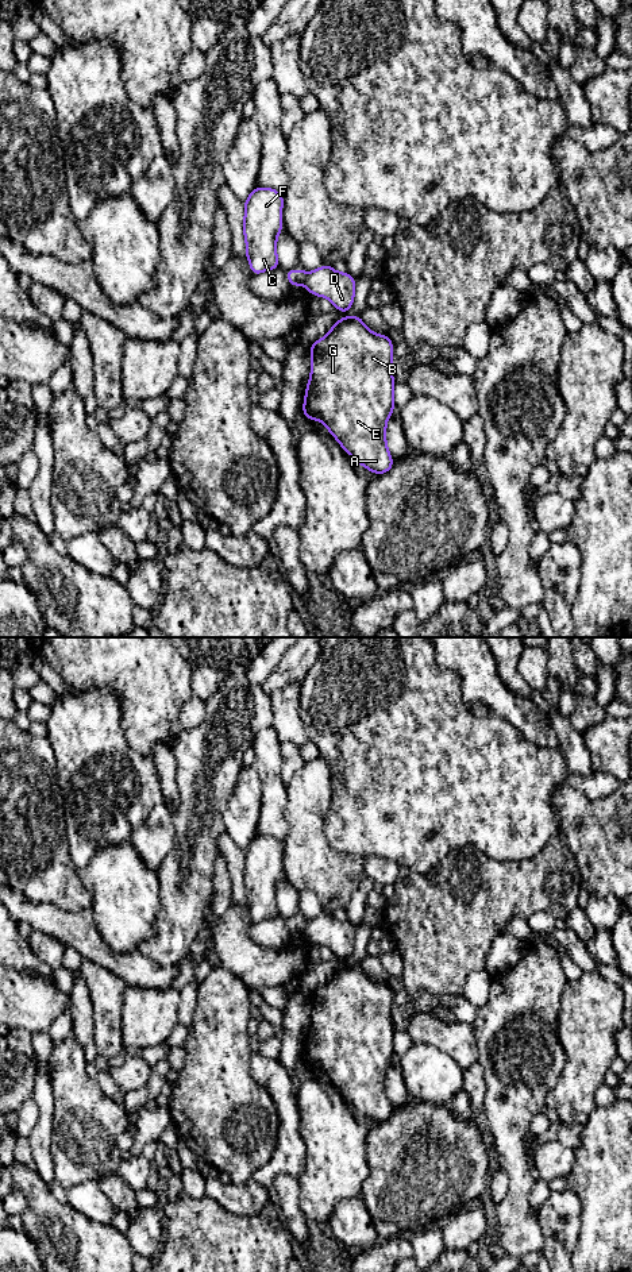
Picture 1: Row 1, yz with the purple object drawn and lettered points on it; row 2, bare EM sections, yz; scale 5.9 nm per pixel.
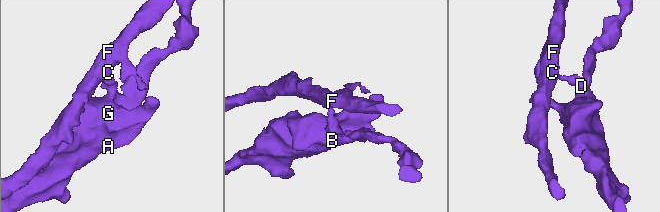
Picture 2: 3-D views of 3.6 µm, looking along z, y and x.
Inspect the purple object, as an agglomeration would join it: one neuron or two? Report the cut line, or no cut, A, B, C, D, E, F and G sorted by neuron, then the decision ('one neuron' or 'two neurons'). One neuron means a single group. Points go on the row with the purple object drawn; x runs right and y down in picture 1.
yz (307, 274), (303, 282) | A B D E G / C F | two neurons

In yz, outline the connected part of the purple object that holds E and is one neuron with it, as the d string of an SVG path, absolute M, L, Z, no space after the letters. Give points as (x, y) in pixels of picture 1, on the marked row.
M357 315L336 321L309 351L311 378L302 405L307 420L320 420L342 448L373 474L390 471L393 458L386 444L386 423L396 408L390 338L371 332Z

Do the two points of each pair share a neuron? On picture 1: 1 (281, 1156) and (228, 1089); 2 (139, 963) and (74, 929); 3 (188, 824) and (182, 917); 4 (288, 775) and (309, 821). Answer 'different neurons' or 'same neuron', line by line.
1: different neurons
2: same neuron
3: same neuron
4: different neurons

